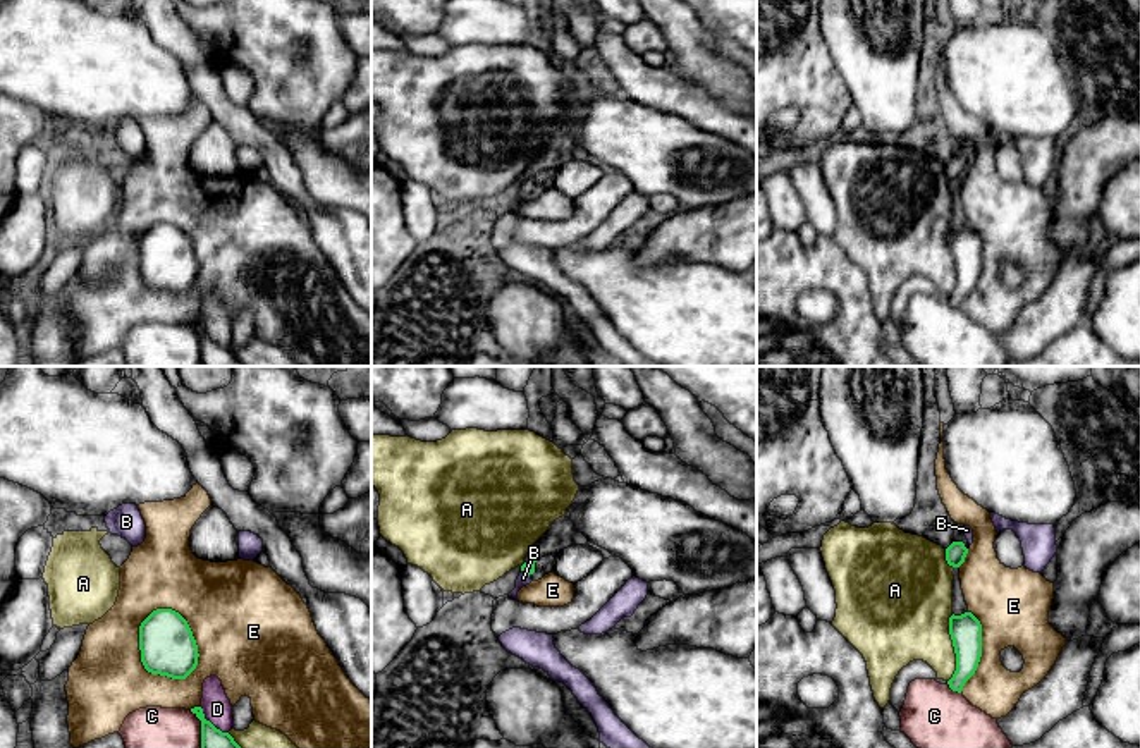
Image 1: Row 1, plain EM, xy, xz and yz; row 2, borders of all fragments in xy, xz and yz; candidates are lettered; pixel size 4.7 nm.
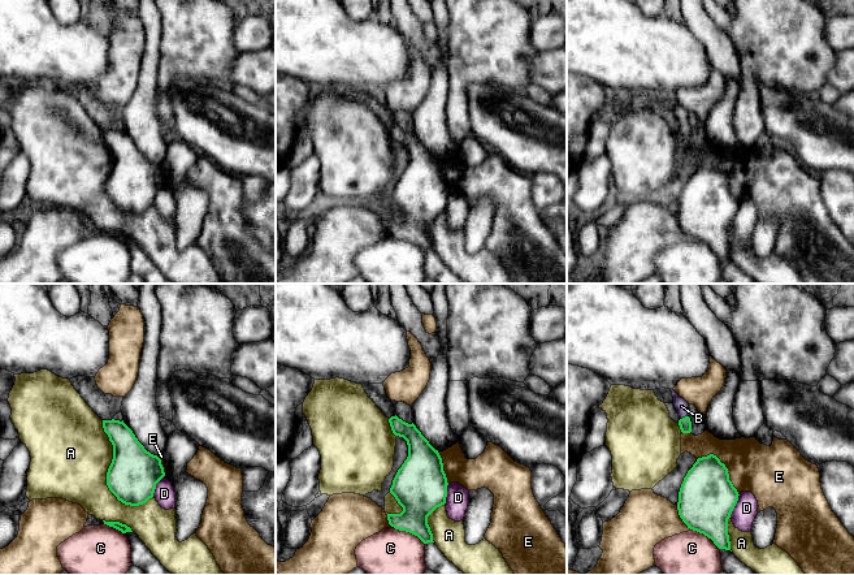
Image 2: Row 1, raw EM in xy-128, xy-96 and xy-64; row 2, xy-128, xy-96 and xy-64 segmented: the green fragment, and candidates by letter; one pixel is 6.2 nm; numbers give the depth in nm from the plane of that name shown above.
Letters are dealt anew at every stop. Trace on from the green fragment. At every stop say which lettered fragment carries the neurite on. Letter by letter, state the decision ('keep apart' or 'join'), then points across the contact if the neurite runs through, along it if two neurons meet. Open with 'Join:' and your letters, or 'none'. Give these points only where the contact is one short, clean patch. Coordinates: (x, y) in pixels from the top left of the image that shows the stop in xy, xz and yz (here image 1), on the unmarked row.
Join: B
A: keep apart
B: join; way xz (528, 183), (527, 186), (523, 193)
C: keep apart; border yz (946, 298), (960, 308)
D: keep apart; border xy (200, 322), (207, 334), (227, 348)
E: keep apart

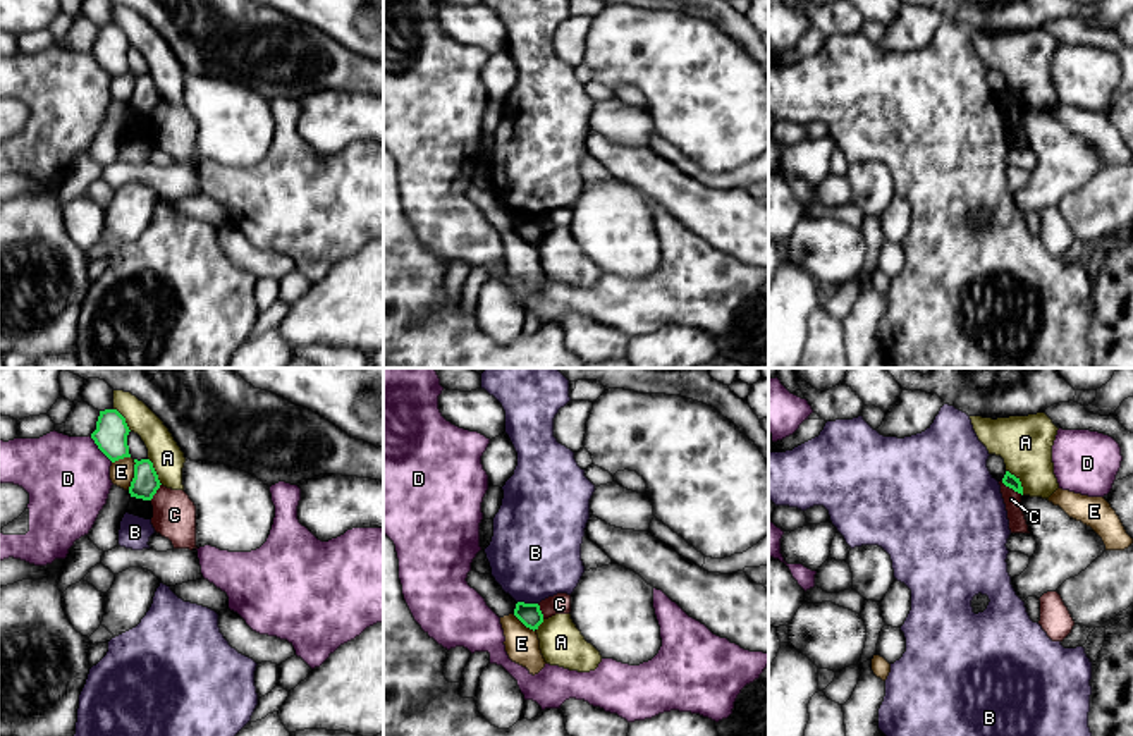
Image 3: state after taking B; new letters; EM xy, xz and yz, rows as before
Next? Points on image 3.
Join: none
A: keep apart
B: keep apart
C: keep apart; border yz (1001, 95), (1022, 109)
D: keep apart; border xy (90, 52), (112, 76)
E: keep apart; border xy (134, 74), (134, 92), (128, 104)

